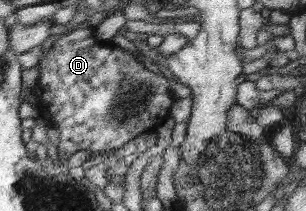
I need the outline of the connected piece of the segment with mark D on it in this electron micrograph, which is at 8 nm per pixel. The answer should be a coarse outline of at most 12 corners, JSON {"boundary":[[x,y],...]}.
{"boundary":[[88,29],[39,62],[59,162],[122,151],[177,90]]}

